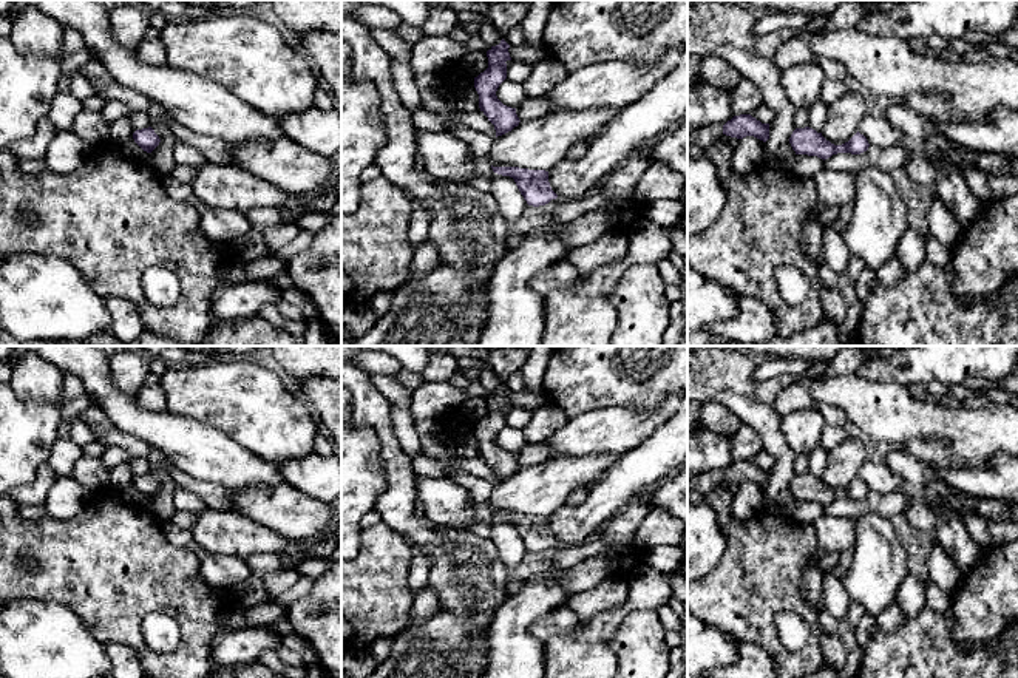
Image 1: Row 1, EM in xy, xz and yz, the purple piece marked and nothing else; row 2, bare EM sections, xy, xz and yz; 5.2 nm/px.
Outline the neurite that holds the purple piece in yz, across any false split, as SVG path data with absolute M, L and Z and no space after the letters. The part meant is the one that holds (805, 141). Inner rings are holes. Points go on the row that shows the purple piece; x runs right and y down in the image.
M809 127L796 128L789 137L789 144L796 154L817 156L823 161L837 153L860 154L870 147L867 137L859 131L848 142L834 145L822 133Z

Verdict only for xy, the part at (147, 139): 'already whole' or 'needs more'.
already whole

